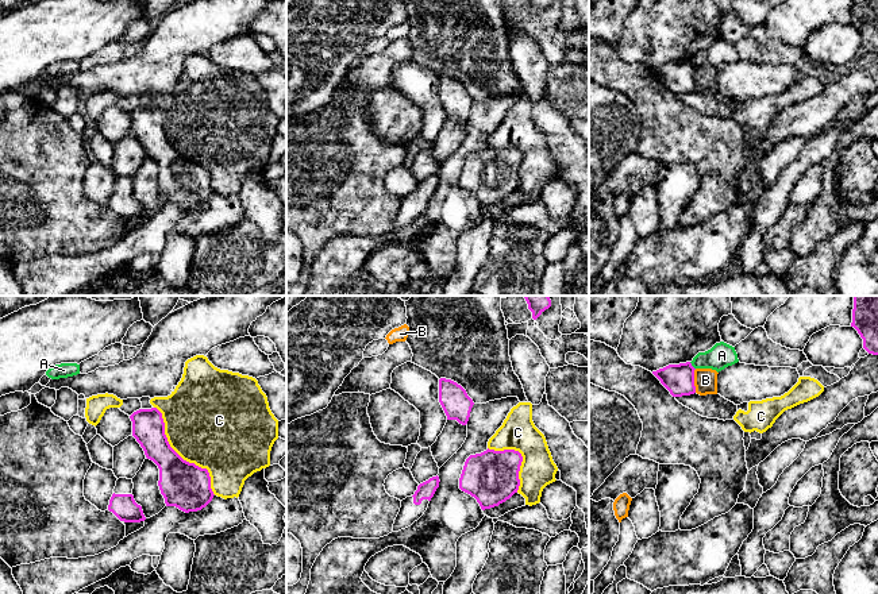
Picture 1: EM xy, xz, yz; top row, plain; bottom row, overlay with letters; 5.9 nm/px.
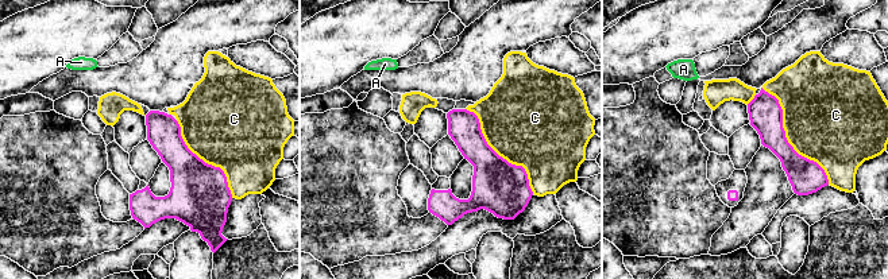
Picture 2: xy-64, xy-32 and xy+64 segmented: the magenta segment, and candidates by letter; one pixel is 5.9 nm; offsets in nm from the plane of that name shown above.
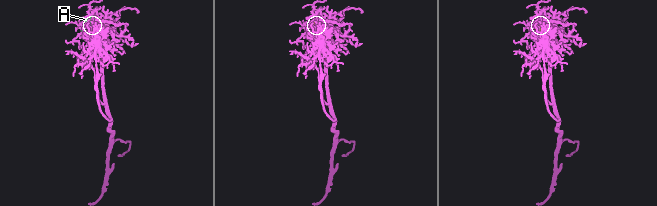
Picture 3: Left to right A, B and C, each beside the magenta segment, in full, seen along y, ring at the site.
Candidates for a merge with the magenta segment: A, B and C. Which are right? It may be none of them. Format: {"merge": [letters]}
{"merge": []}

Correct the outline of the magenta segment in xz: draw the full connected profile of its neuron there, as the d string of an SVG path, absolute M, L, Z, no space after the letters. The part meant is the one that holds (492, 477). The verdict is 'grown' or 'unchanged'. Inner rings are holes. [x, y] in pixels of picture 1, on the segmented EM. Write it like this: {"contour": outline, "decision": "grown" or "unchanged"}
{"contour": "M488 448L470 455L459 478L459 489L474 497L482 510L498 506L517 493L521 462L521 454L515 450Z", "decision": "unchanged"}

